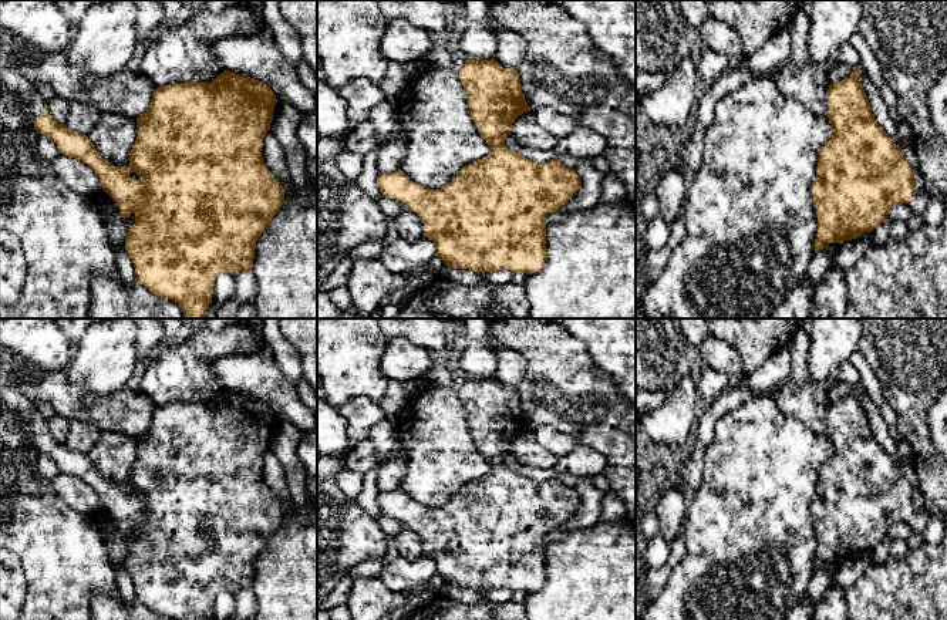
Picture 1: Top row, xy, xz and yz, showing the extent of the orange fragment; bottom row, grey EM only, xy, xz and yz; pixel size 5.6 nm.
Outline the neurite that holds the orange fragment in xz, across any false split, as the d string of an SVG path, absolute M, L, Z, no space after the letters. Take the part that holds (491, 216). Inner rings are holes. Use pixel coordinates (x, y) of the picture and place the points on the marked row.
M493 58L466 60L458 78L468 94L471 117L491 146L491 154L465 165L448 185L437 191L411 181L400 169L378 172L378 188L384 196L401 202L419 216L424 236L434 242L445 266L476 273L536 273L546 262L545 218L573 198L580 188L580 178L557 158L537 164L506 148L505 139L510 135L513 121L530 111L518 70L503 68Z

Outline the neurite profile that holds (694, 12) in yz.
M678 0L680 11L687 27L700 30L710 11L704 0Z

